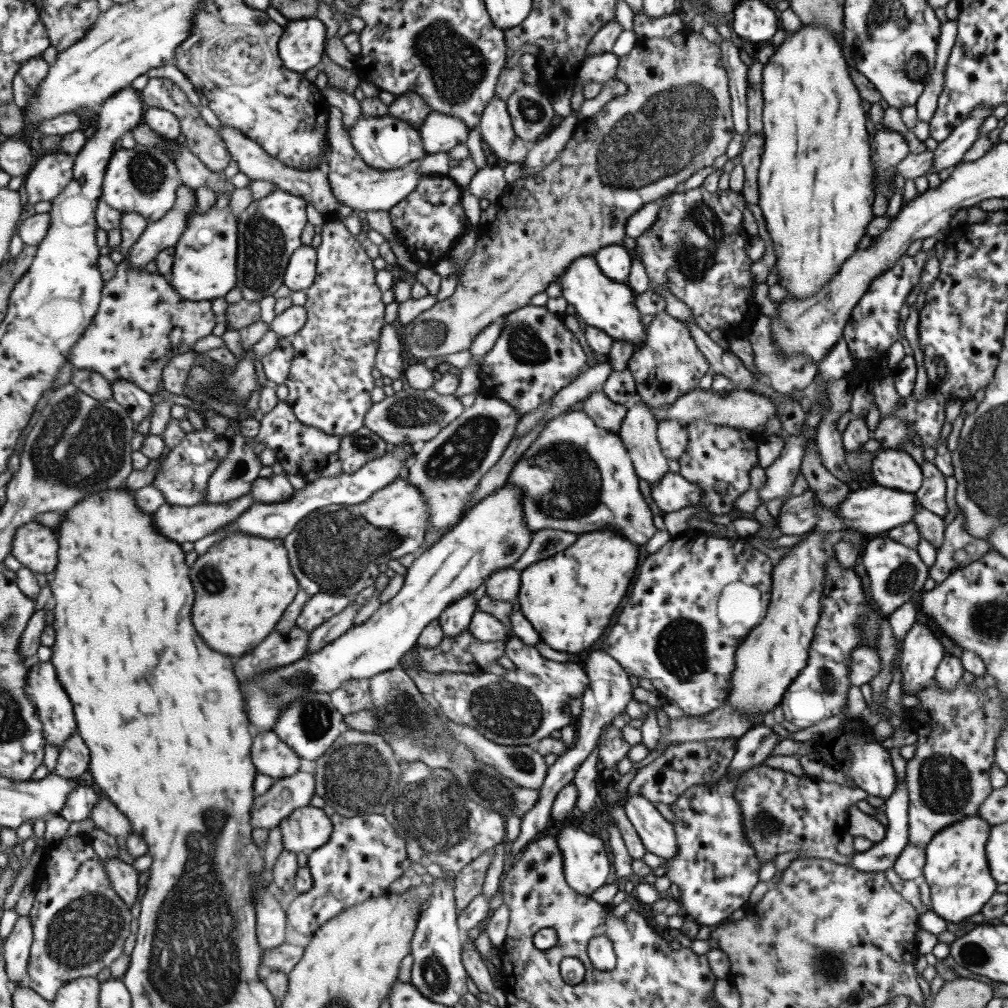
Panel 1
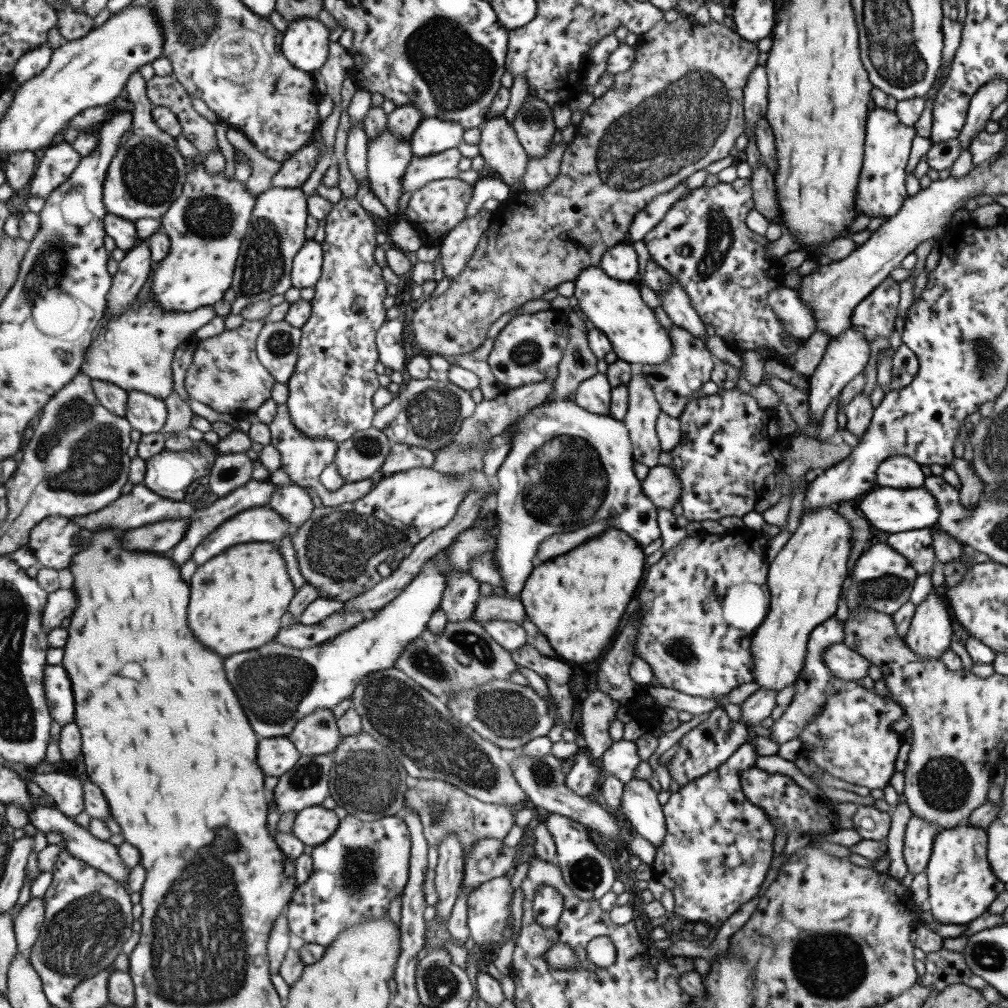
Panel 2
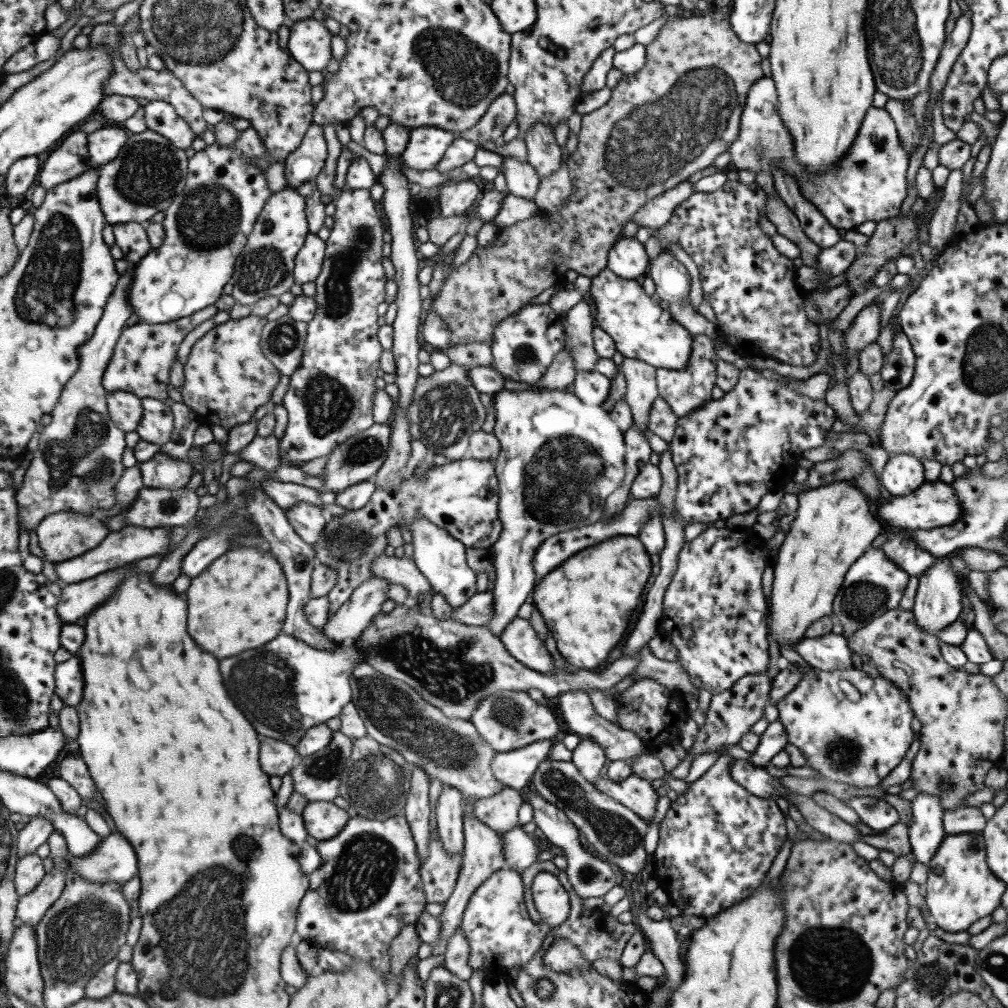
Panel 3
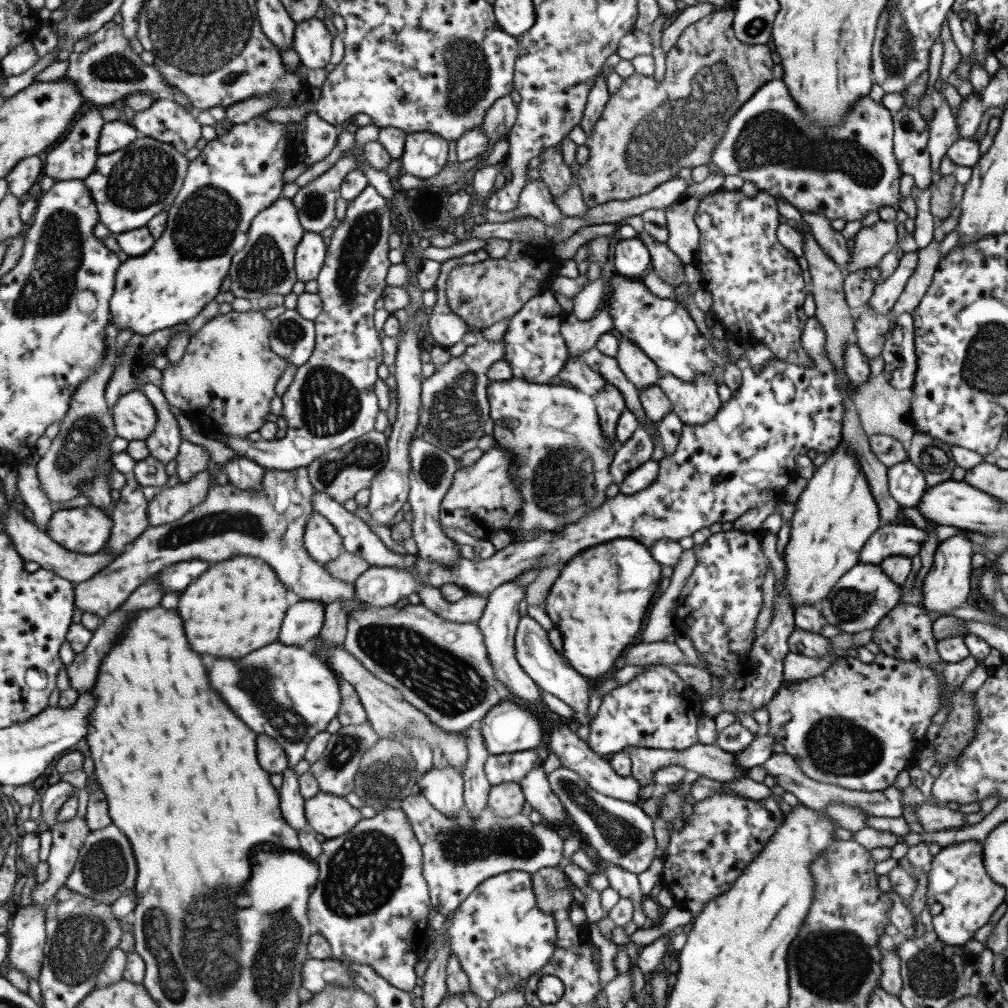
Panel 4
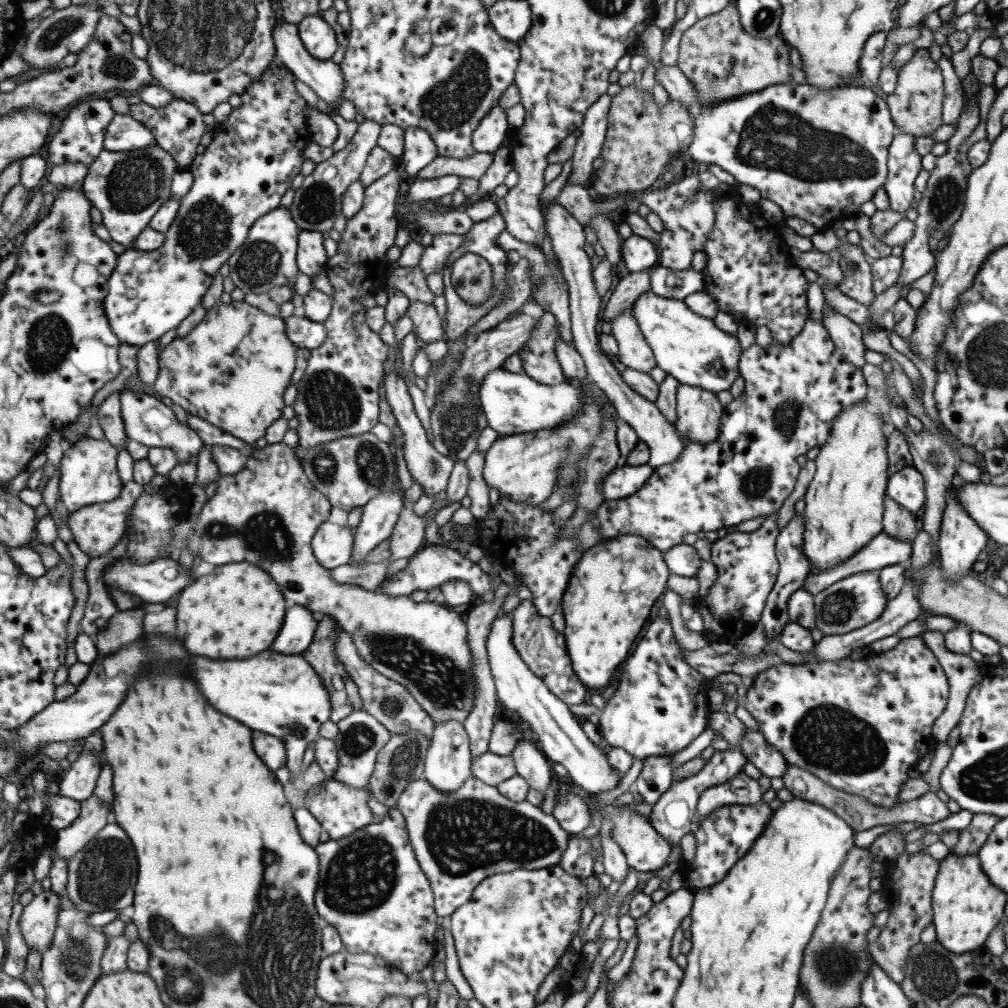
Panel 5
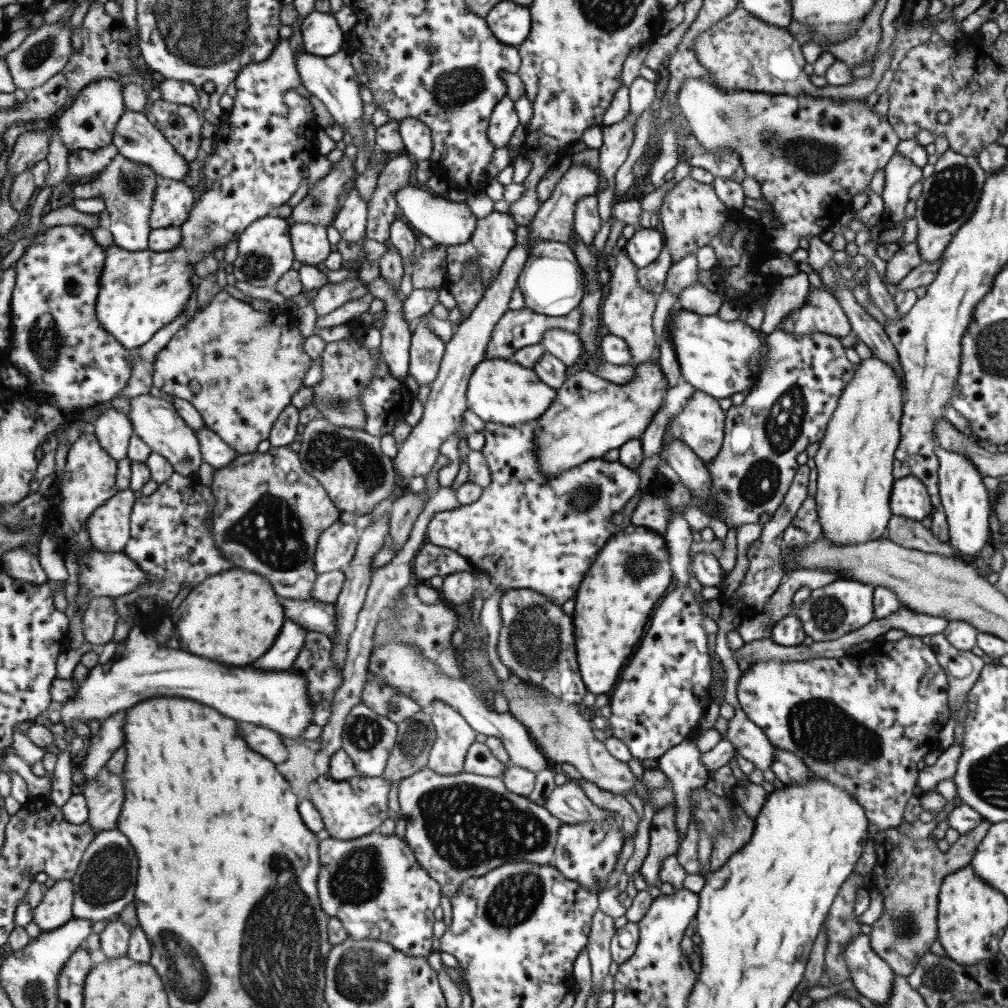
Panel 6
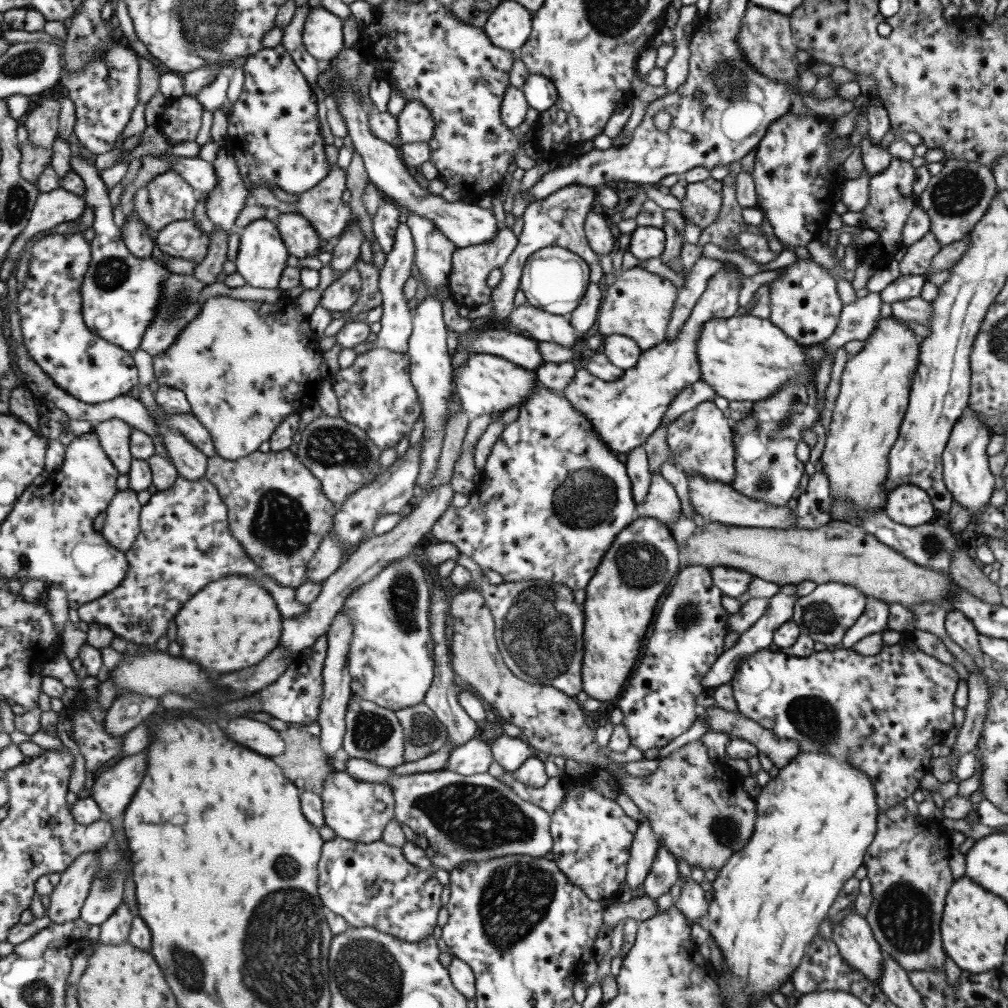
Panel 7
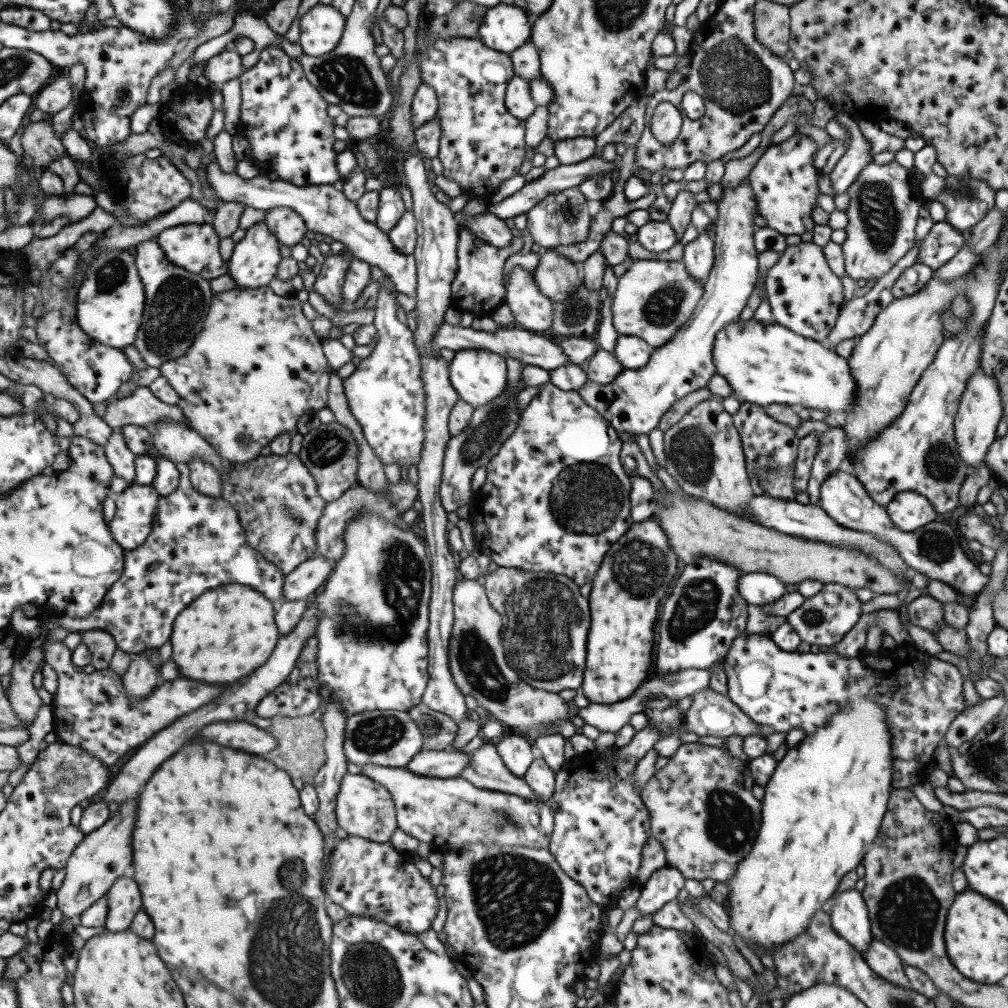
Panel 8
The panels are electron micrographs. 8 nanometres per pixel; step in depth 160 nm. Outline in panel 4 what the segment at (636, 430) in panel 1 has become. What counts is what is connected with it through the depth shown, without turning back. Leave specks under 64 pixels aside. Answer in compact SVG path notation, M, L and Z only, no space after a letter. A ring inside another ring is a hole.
M619 336L618 340L614 359L625 378L636 389L656 384L659 370L655 363L624 336Z

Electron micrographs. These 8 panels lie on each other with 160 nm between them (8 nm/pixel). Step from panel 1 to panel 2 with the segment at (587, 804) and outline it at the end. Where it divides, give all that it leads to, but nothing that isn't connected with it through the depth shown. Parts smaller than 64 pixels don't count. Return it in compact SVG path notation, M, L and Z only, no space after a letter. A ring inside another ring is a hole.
M593 691L581 698L581 736L585 740L584 749L588 755L599 761L603 751L612 743L608 728L615 720L620 704L609 699L608 694Z

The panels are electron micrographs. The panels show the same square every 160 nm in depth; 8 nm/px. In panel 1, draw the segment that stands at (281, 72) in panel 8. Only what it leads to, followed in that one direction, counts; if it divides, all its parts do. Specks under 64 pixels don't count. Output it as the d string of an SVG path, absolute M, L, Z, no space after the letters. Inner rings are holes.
M229 205L218 210L215 206L203 215L198 214L194 207L194 212L189 216L189 225L187 230L179 238L176 244L176 255L172 273L168 276L169 282L175 287L175 292L179 292L179 296L183 300L191 300L193 302L201 302L203 300L213 301L229 295L239 282L239 272L237 270L238 252L240 246L240 229L239 216L235 216L230 210Z

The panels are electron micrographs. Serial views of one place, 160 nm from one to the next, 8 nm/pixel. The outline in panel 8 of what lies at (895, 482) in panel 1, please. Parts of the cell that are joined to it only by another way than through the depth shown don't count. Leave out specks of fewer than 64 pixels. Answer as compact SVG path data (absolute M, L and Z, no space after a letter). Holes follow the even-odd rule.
M913 491L898 492L884 507L890 521L903 532L911 532L940 519L931 503Z

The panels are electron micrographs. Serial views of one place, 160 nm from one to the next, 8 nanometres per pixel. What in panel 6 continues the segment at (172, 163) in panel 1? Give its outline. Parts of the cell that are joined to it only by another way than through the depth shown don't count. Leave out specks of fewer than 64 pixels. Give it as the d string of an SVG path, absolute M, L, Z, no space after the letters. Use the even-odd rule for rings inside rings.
M119 153L98 177L88 183L76 185L73 194L75 199L103 199L107 205L106 210L113 214L106 227L111 232L114 242L121 248L133 252L144 251L149 249L150 234L153 230L153 203L161 180L162 178L153 172L151 166L137 164Z

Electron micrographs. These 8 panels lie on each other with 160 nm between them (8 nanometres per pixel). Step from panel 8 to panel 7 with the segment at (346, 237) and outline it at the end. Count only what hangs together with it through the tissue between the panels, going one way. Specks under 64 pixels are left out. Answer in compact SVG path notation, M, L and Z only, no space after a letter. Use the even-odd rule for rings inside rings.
M173 158L170 171L179 173L197 193L206 196L211 194L219 184L214 162L207 162L203 158ZM336 166L311 190L297 195L297 201L293 203L311 222L323 242L340 239L341 234L356 223L351 208L343 202L345 190L347 170Z

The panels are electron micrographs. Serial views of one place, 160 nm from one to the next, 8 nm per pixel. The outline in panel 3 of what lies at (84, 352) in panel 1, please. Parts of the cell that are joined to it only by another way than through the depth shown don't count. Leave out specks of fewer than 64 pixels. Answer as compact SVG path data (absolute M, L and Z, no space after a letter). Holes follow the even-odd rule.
M217 306L208 307L195 315L163 324L149 324L139 320L125 327L119 337L116 349L104 374L104 387L108 392L132 392L142 399L145 397L169 399L169 383L172 368L176 364L180 344L185 337L203 322L217 314Z

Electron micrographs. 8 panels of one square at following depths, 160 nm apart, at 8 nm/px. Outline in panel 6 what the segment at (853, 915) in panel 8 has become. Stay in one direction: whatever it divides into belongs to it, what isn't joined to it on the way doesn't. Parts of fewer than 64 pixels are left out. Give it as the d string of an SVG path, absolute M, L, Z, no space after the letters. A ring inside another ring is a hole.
M856 934L843 948L850 980L855 990L874 1004L886 1006L894 972L870 947L869 937Z

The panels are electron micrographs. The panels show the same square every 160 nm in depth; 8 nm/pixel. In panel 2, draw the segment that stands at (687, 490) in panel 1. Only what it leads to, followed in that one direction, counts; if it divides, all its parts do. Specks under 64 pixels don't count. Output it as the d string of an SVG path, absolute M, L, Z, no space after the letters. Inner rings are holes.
M665 465L649 467L641 481L642 493L656 506L669 510L680 500L681 485L674 469Z

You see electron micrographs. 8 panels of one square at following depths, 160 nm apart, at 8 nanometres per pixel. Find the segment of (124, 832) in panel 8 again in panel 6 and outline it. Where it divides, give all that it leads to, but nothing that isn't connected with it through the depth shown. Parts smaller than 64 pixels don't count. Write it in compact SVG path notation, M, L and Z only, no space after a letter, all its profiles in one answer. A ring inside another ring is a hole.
M72 880L56 881L33 910L34 922L41 932L57 930L74 920L74 900Z

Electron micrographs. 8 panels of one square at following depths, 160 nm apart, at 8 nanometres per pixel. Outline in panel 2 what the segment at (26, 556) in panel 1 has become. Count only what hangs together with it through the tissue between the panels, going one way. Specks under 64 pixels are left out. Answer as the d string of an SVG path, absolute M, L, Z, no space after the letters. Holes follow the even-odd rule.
M51 516L32 530L27 546L45 568L70 568L73 557L87 548L94 532L79 526L70 517Z

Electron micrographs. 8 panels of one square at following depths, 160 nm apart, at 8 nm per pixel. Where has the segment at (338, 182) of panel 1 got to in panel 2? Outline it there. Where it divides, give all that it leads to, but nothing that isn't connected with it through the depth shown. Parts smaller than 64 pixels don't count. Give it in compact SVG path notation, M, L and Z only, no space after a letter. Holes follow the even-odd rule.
M457 147L425 158L412 156L407 164L406 173L401 176L401 193L413 193L430 180L456 178L457 164L461 158Z

